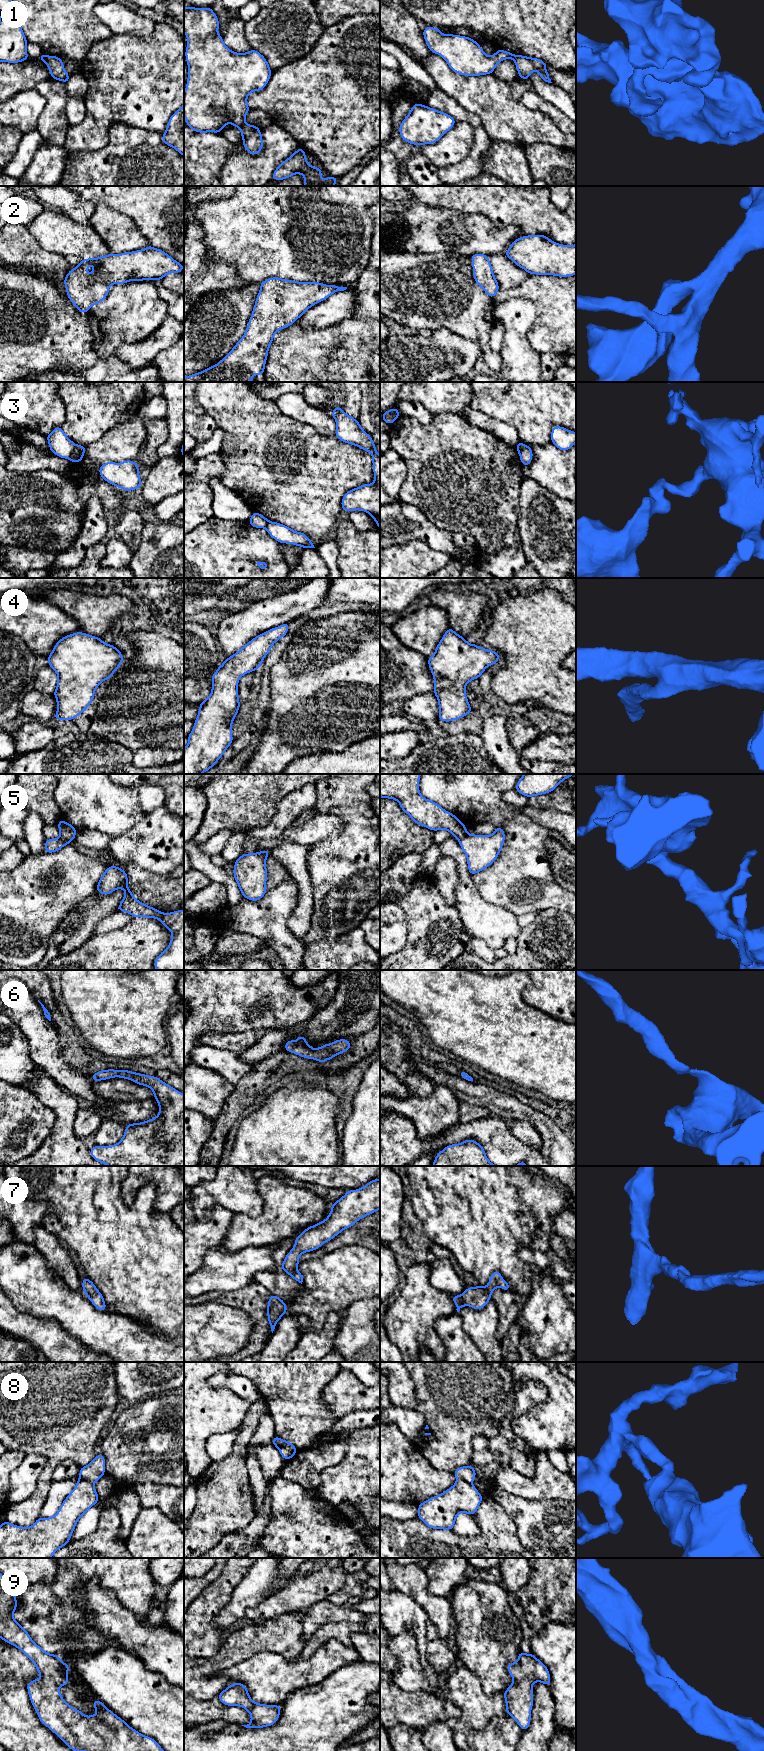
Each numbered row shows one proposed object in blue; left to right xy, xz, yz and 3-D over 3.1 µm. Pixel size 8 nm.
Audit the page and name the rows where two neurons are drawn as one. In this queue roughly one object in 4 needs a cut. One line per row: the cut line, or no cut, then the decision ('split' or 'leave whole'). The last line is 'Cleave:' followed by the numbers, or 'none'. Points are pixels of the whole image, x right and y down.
1: xz (245, 123), (240, 128) | split
2: no cut | leave whole
3: xy (76, 445), (69, 458) | split
4: no cut | leave whole
5: xy (60, 836), (69, 842) | split
6: no cut | leave whole
7: no cut | leave whole
8: xy (79, 1477), (92, 1483) | split
9: no cut | leave whole
Cleave: 1, 3, 5, 8

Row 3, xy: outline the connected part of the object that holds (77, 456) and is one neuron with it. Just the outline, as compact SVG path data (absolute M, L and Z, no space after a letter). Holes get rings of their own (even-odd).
M76 445L73 453L70 456L71 463L81 462L85 453L86 450L84 445Z

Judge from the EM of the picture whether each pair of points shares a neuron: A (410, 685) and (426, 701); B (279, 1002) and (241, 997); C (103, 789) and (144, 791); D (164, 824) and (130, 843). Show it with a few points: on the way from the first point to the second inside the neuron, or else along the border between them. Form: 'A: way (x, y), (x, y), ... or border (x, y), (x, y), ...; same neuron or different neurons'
A: border (432, 691), (415, 694), (403, 701); different neurons
B: way (270, 995), (268, 993), (250, 993); same neuron
C: border (135, 788), (138, 794), (138, 804), (143, 813); different neurons
D: way (156, 833), (146, 843), (139, 843); same neuron

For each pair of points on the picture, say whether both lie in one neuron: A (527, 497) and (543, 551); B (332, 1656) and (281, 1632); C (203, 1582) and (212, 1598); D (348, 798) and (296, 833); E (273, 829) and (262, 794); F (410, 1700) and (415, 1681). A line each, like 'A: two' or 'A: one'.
A: one
B: two
C: two
D: two
E: two
F: two

